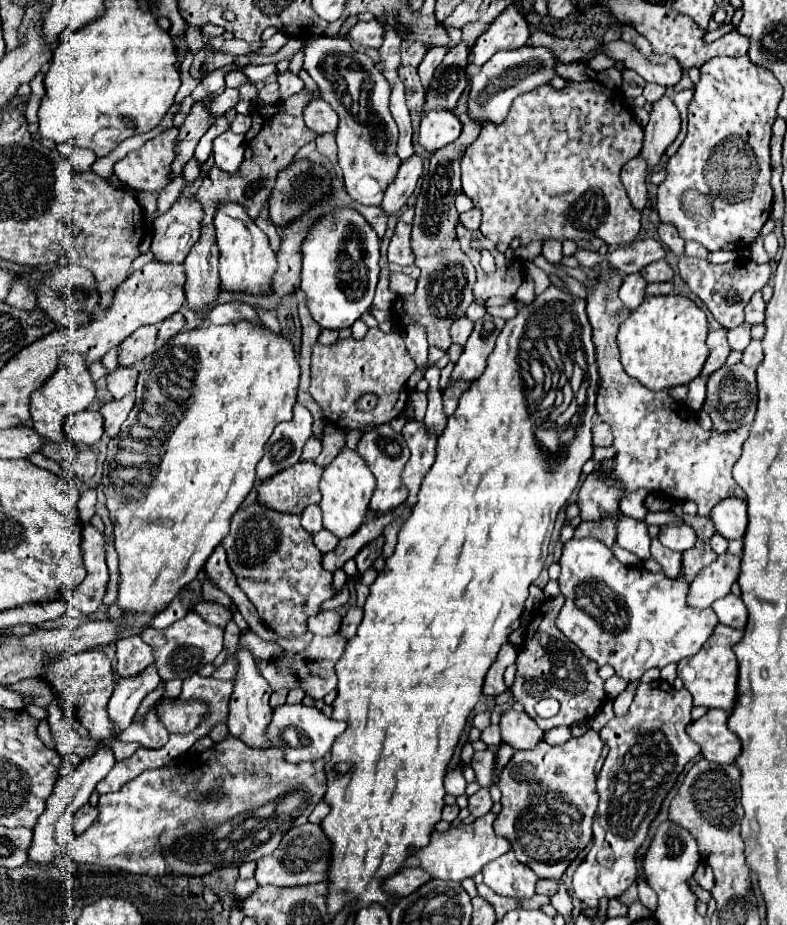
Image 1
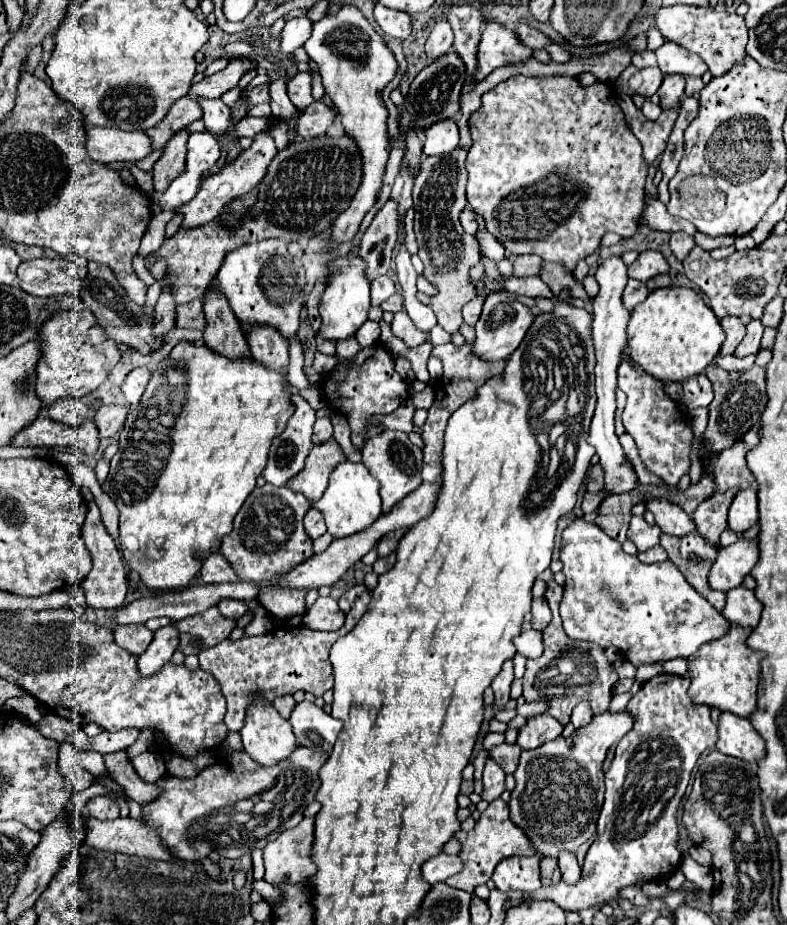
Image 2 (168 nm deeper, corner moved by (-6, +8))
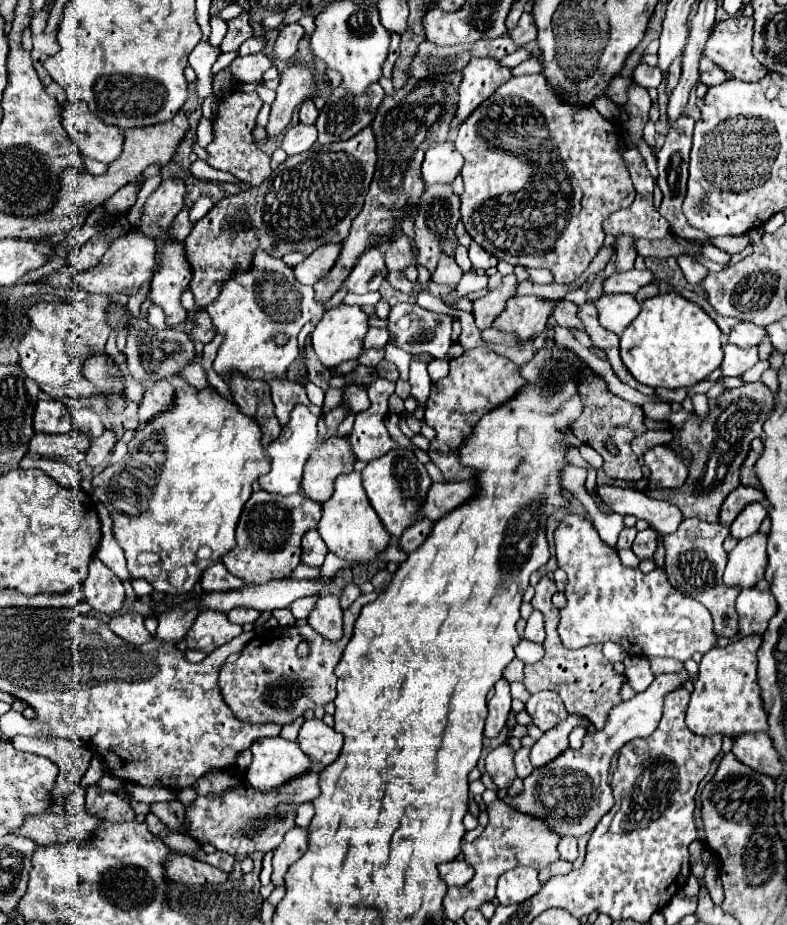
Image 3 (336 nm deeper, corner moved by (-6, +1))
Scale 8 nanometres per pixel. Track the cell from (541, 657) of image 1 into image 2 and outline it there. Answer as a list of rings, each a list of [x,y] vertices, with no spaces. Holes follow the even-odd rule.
[[[549,579],[545,599],[551,607],[553,621],[543,631],[543,643],[545,643],[543,655],[539,659],[527,661],[527,671],[523,675],[523,697],[527,701],[549,699],[549,703],[551,703],[549,715],[555,717],[557,721],[563,721],[563,725],[565,725],[565,723],[569,723],[571,711],[579,701],[589,701],[595,715],[607,711],[611,697],[613,697],[613,685],[619,677],[617,677],[615,669],[611,667],[611,663],[607,661],[605,651],[599,649],[599,645],[571,641],[569,637],[565,637],[563,627],[561,627],[561,617],[559,617],[561,595],[563,595],[563,587],[557,585],[553,579]]]

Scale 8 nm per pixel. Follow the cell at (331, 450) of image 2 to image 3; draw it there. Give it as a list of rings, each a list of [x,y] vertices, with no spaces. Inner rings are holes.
[[[331,436],[325,442],[321,442],[317,450],[331,450],[331,454],[319,454],[307,464],[301,490],[307,498],[323,504],[333,494],[335,478],[353,470],[355,456],[345,436]]]

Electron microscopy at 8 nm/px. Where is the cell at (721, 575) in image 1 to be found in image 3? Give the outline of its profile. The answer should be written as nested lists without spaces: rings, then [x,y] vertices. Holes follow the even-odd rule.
[[[753,534],[739,540],[739,544],[729,552],[723,582],[727,586],[745,590],[753,588],[765,572],[767,566],[767,534]]]

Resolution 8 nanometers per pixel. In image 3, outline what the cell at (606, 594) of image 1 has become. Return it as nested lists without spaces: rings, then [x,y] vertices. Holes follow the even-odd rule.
[[[569,514],[565,520],[561,520],[559,528],[555,530],[555,550],[559,568],[567,572],[567,604],[565,608],[561,608],[559,622],[559,636],[565,648],[583,648],[589,644],[615,642],[623,646],[629,656],[641,656],[647,660],[675,658],[685,662],[693,656],[693,652],[705,654],[717,644],[719,636],[713,632],[713,618],[703,604],[679,592],[679,588],[671,586],[663,568],[643,574],[639,568],[623,566],[617,558],[617,552],[599,538],[591,520],[575,514]]]

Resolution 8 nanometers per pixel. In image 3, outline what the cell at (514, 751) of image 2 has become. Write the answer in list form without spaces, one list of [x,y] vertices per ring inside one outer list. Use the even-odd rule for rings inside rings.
[[[521,748],[515,752],[515,768],[517,768],[519,778],[525,778],[527,772],[531,772],[533,764],[529,762],[529,748]]]

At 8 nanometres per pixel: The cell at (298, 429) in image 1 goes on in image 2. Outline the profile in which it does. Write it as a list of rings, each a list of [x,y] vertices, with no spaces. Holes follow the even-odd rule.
[[[291,395],[291,403],[295,405],[295,411],[287,421],[285,431],[279,437],[275,437],[269,451],[269,463],[261,473],[267,483],[277,487],[285,485],[305,467],[305,459],[313,445],[311,435],[315,411],[299,395]]]

